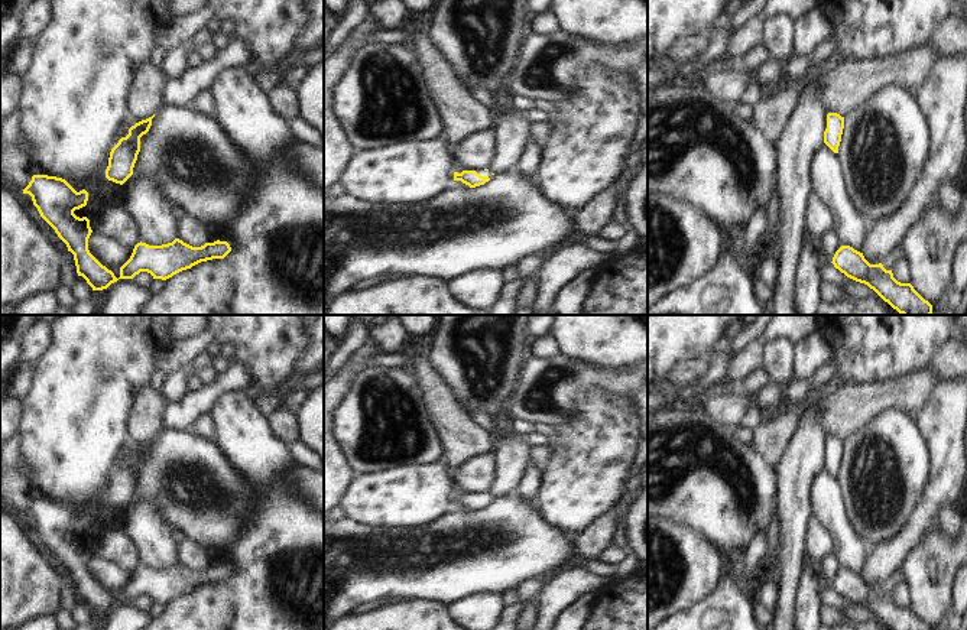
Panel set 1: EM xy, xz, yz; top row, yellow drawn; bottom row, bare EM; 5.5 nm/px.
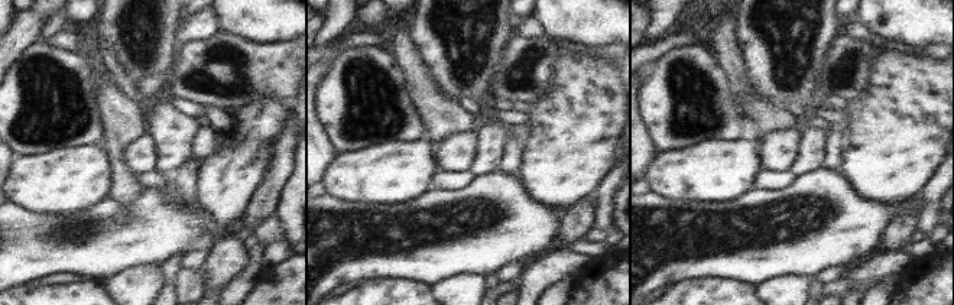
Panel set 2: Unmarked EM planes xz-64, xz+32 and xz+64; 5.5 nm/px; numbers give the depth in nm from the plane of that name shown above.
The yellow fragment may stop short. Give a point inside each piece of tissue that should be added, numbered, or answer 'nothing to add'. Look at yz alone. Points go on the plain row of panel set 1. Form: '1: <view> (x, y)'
nothing to add

